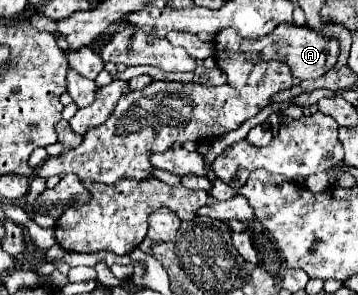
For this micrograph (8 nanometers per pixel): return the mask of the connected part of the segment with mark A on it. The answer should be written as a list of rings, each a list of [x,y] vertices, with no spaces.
[[[285,23],[285,25],[277,25],[277,29],[273,29],[269,35],[259,37],[259,39],[243,39],[233,29],[223,29],[215,37],[213,53],[215,53],[215,63],[227,75],[227,83],[233,87],[241,87],[241,85],[245,85],[253,65],[261,63],[261,61],[287,63],[291,67],[291,75],[301,81],[321,77],[337,63],[339,43],[335,39],[327,41],[323,35],[313,33],[307,27],[297,27],[293,23]]]

